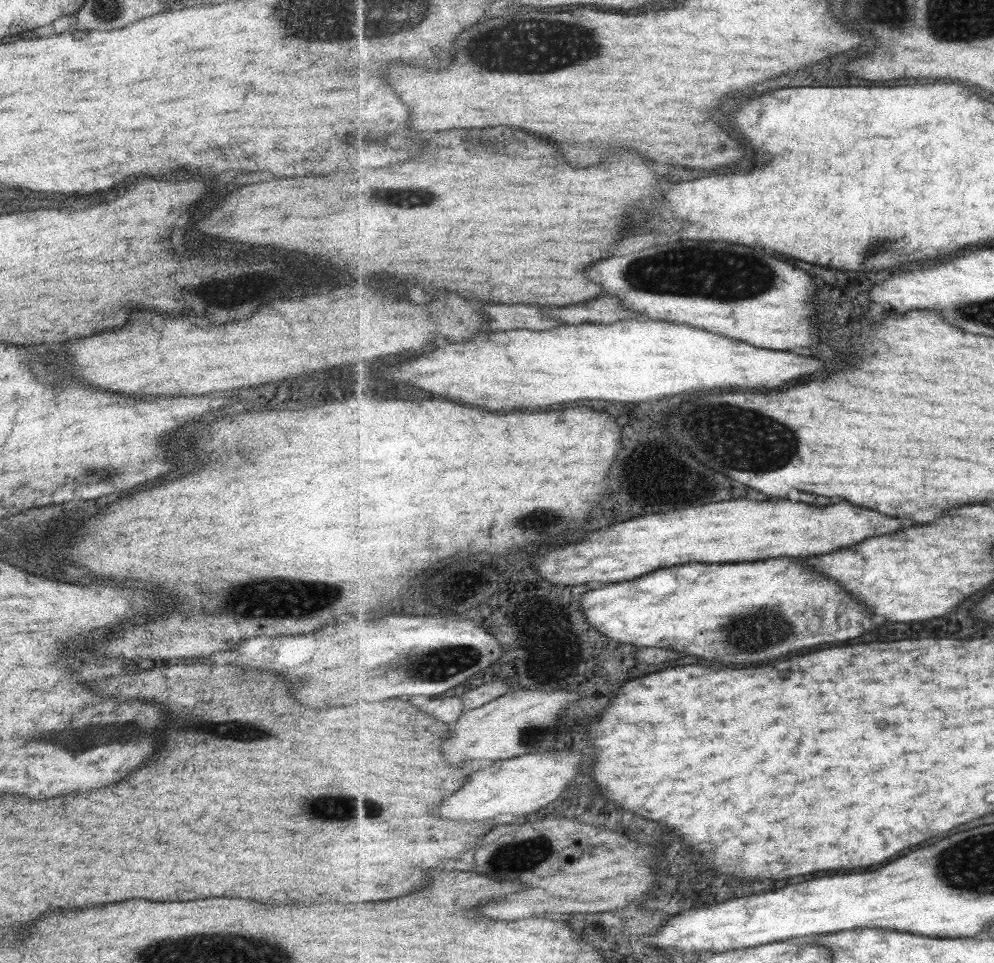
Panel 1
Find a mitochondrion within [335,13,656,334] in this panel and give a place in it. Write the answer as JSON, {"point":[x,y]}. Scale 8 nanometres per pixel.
{"point":[509,48]}

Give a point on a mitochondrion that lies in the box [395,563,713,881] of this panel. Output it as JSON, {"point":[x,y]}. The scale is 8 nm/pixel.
{"point":[442,663]}

